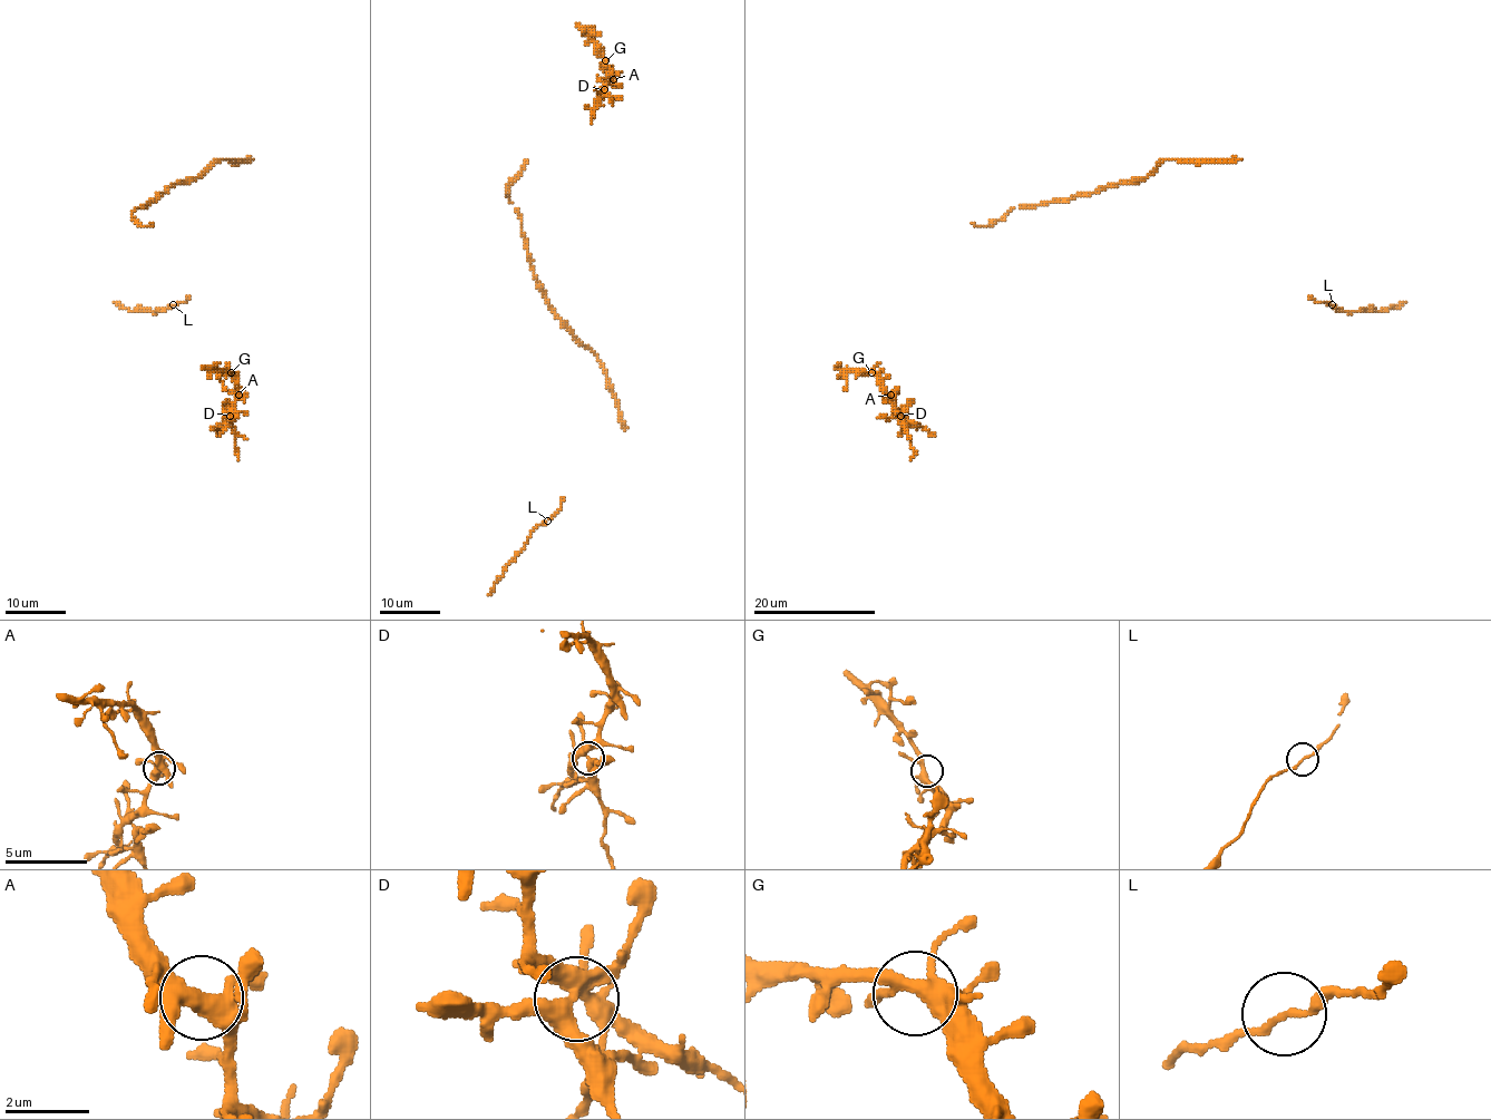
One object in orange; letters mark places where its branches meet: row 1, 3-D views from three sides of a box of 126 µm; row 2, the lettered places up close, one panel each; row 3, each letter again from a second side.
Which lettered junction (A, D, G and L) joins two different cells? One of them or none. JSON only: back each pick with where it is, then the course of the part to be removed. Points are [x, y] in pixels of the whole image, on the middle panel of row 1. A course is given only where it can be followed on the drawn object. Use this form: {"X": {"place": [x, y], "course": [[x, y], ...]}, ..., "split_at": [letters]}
{"D": {"place": [604, 89], "course": [[604, 89], [611, 96], [608, 100], [612, 103], [613, 100]]}, "split_at": ["D"]}

